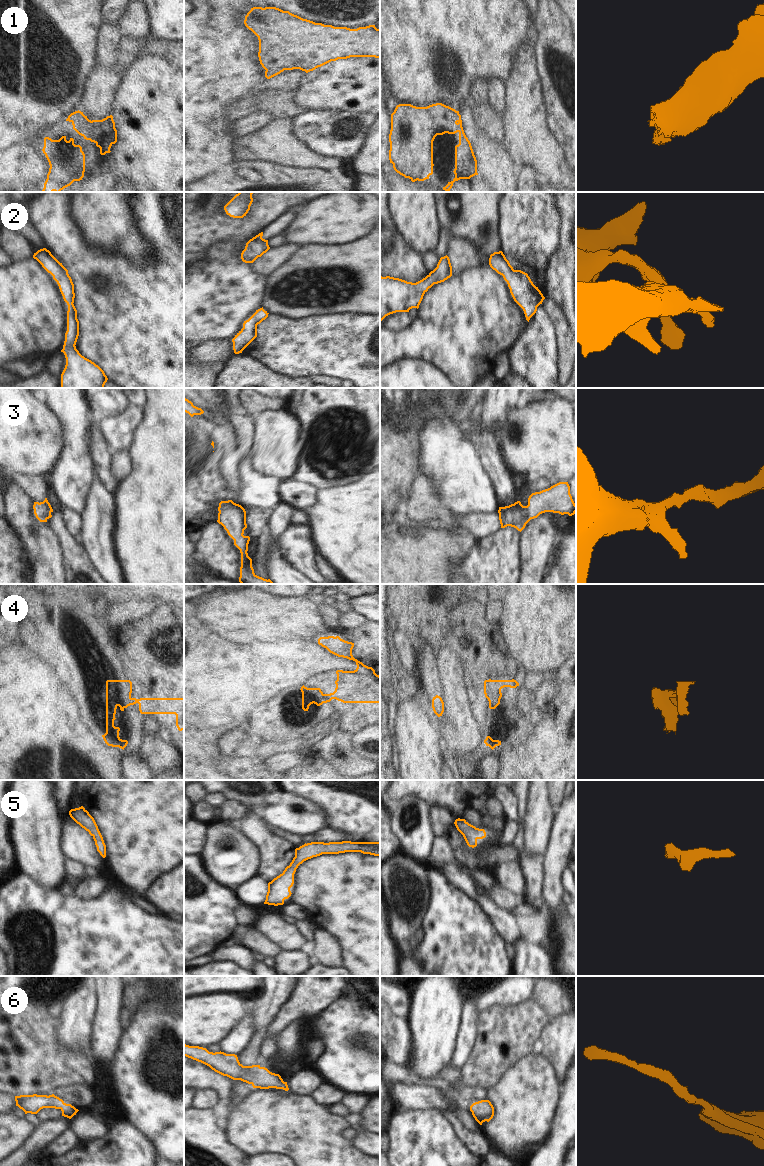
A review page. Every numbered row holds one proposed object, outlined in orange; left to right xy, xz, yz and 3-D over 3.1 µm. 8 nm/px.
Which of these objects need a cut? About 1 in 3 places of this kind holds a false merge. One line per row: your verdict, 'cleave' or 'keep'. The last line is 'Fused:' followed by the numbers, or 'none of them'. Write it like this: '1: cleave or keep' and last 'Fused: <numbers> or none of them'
1: keep
2: keep
3: keep
4: cleave
5: keep
6: keep
Fused: 4

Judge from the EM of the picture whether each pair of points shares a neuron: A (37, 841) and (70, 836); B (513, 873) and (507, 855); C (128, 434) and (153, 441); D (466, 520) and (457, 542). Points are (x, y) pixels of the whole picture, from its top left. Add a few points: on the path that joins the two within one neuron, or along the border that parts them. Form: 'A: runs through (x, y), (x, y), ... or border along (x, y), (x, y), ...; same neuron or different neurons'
A: border along (62, 819), (61, 851), (66, 857); different neurons
B: border along (519, 861), (510, 861), (498, 865); different neurons
C: border along (145, 414), (136, 431), (134, 443), (129, 448); different neurons
D: border along (469, 533), (473, 538); different neurons

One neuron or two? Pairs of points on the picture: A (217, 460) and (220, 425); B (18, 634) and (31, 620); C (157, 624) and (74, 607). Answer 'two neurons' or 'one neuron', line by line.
A: two neurons
B: two neurons
C: two neurons

